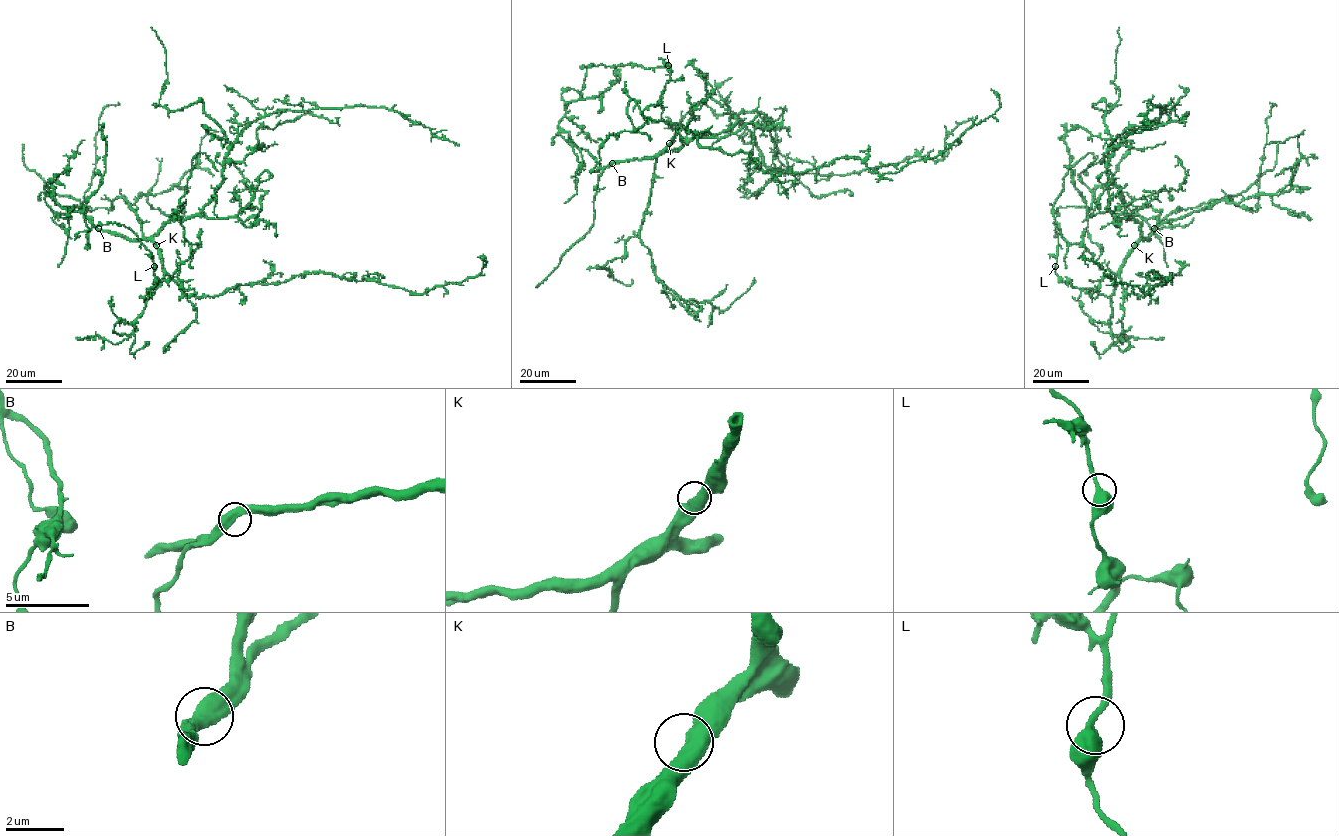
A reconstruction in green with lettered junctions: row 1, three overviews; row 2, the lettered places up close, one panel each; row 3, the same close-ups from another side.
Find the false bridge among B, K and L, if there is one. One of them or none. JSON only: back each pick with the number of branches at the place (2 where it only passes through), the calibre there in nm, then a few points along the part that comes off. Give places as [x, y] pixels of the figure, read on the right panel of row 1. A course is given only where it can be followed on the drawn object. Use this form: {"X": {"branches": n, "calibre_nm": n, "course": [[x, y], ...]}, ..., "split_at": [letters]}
{"split_at": []}

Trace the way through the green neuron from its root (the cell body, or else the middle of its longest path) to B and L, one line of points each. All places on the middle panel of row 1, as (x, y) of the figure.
B: (670, 145), (652, 157), (611, 164)
L: (670, 145), (677, 126), (661, 118), (662, 91), (670, 79), (668, 65)

